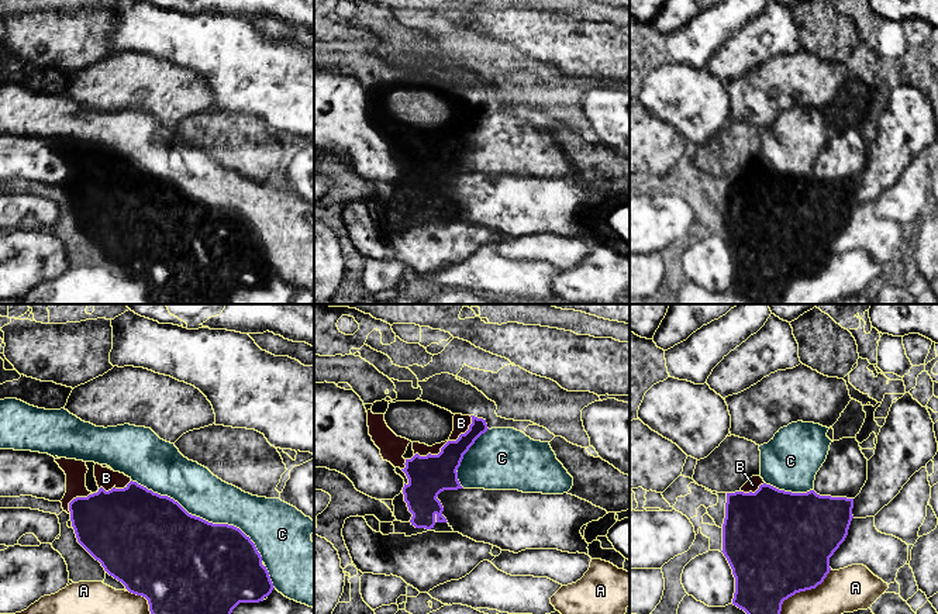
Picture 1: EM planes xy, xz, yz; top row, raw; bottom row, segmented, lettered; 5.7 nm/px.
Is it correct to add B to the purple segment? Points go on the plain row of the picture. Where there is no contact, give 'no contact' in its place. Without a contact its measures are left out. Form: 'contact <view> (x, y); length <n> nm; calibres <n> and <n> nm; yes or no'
contact xz (445, 128); length 400 nm; calibres 220 and 100 nm; yes

